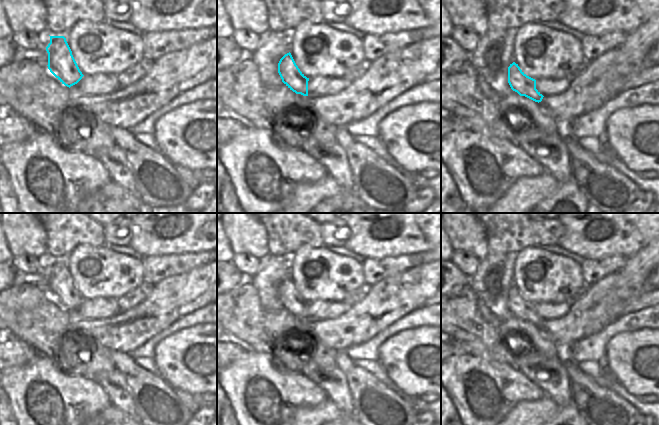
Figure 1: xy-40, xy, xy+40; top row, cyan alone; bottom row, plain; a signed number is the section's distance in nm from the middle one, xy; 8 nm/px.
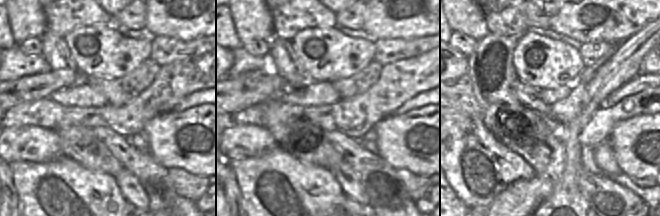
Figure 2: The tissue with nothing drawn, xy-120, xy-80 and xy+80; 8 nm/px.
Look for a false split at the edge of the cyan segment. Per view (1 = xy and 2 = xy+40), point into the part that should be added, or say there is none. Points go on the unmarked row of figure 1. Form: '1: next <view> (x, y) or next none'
1: next none
2: next none

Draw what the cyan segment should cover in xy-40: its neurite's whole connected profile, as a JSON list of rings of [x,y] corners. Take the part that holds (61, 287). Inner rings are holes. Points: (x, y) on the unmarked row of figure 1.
[[[50,260],[50,267],[46,271],[46,275],[48,293],[62,308],[70,312],[82,303],[84,299],[64,260]]]

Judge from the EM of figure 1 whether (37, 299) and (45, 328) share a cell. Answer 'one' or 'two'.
one

